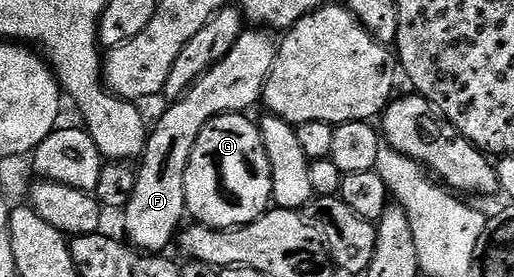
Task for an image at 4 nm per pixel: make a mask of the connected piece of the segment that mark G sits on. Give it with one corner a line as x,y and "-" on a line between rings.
246,113
217,116
201,128
201,136
193,144
193,156
185,168
185,204
198,225
232,230
256,222
272,205
269,156
258,125
247,117

